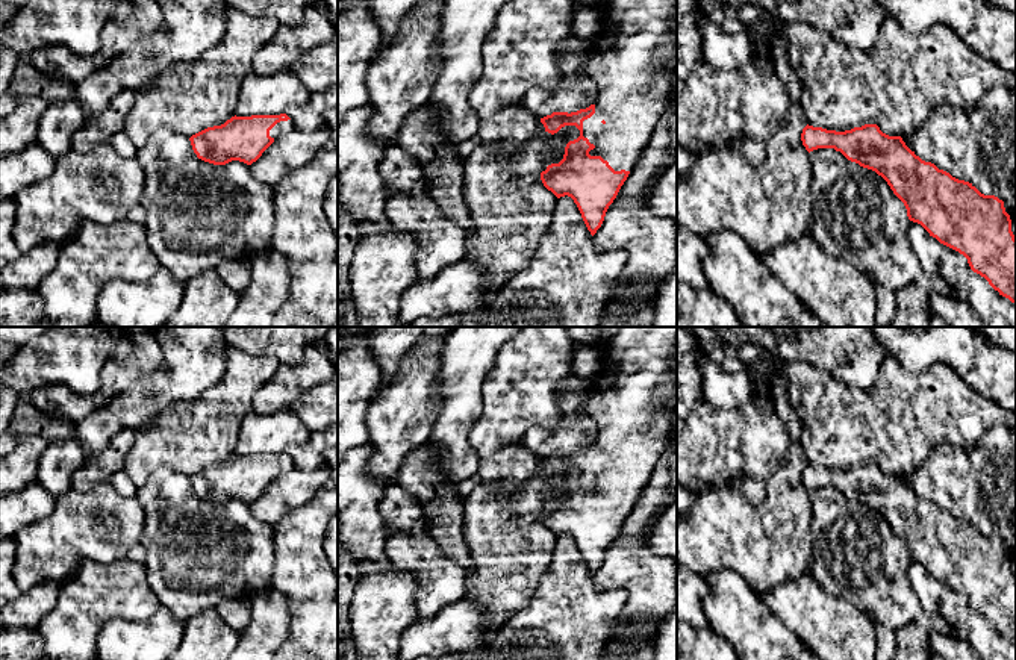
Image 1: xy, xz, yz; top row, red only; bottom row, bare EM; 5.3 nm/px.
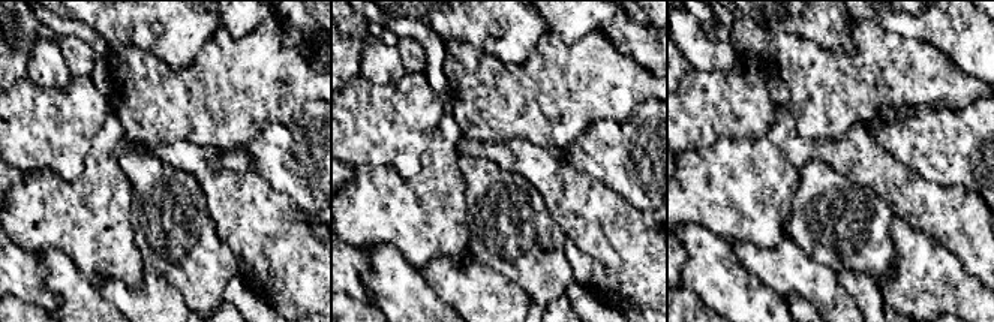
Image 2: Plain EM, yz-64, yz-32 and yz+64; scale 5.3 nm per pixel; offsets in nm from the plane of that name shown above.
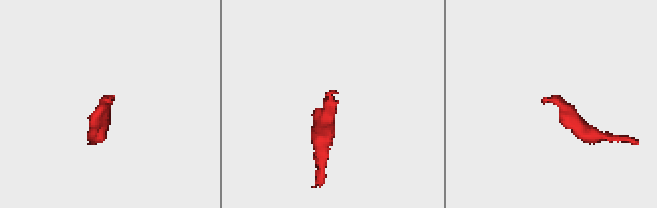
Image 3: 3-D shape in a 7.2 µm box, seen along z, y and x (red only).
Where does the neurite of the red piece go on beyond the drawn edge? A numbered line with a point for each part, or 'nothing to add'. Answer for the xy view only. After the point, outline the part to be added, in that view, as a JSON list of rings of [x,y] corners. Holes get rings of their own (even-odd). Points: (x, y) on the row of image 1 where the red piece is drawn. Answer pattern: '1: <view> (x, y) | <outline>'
1: xy (282, 127) | [[[291,120],[277,123],[271,130],[270,136],[277,139],[285,133],[295,130],[294,123]]]

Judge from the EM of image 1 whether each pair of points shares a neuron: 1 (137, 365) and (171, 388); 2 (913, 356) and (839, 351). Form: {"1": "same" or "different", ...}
{"1": "different", "2": "different"}

